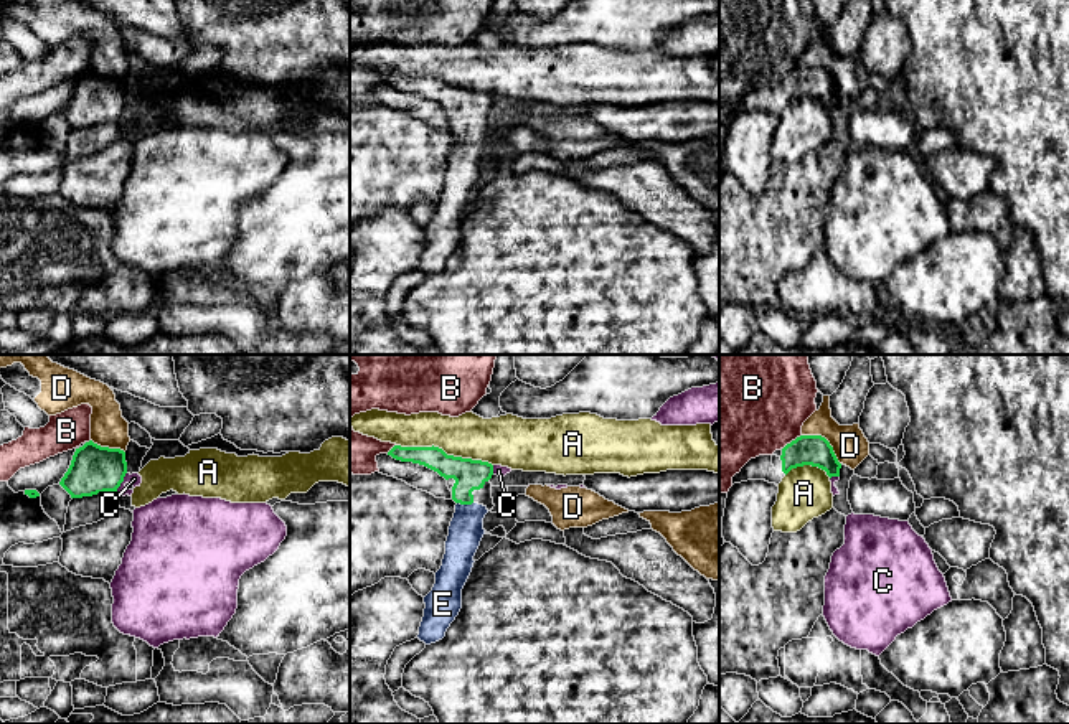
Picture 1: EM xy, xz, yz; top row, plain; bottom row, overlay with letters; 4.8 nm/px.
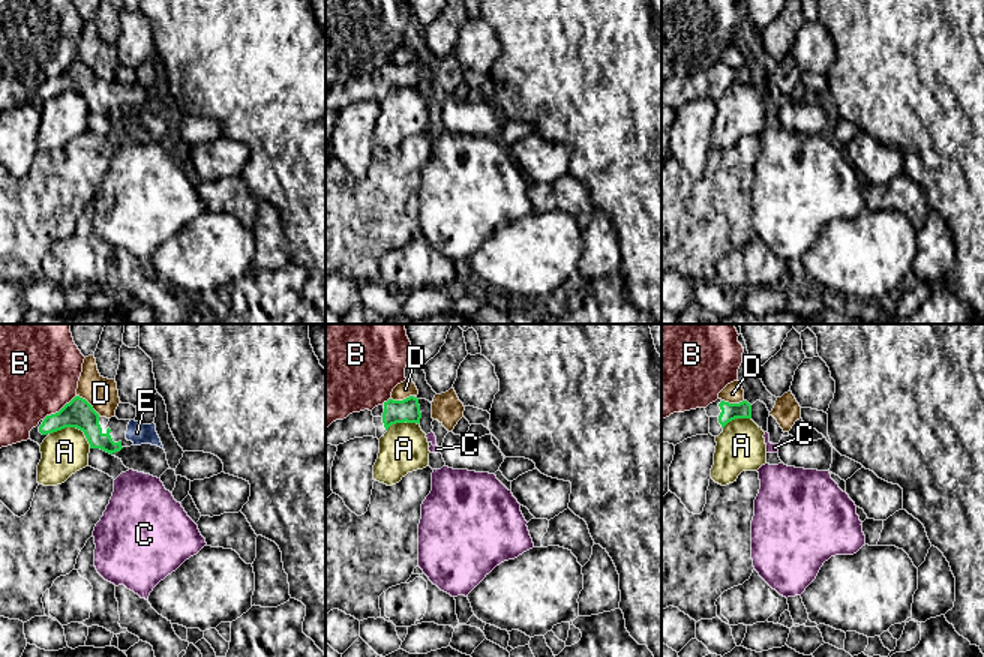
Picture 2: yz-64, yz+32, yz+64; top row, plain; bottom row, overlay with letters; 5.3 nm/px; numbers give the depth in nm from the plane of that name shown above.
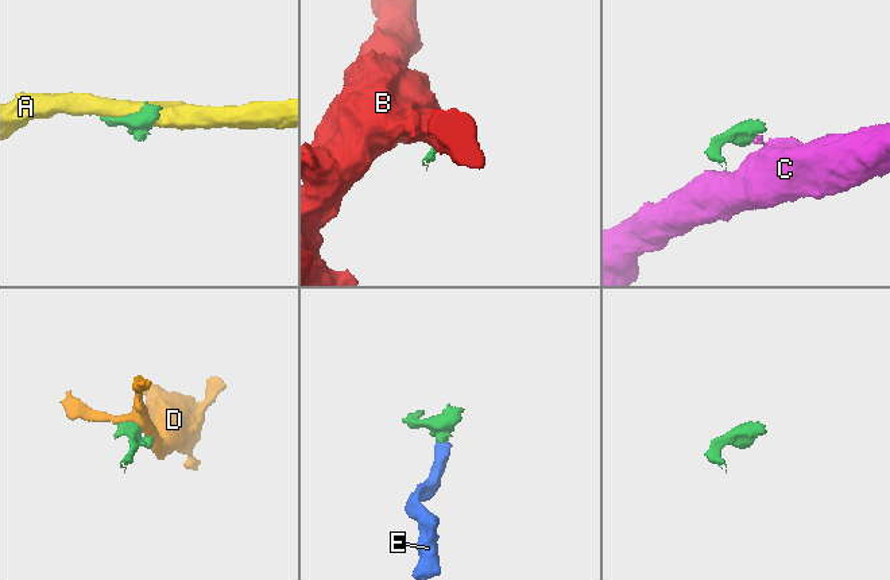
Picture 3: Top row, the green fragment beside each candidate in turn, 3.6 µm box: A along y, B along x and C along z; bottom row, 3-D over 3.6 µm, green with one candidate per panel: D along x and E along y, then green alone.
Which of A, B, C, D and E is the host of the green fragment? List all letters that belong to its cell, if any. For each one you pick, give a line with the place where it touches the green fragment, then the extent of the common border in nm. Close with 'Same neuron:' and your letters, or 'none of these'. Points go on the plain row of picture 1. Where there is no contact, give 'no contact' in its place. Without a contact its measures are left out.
E: contact xz (466, 134); length 80 nm
Same neuron: E

